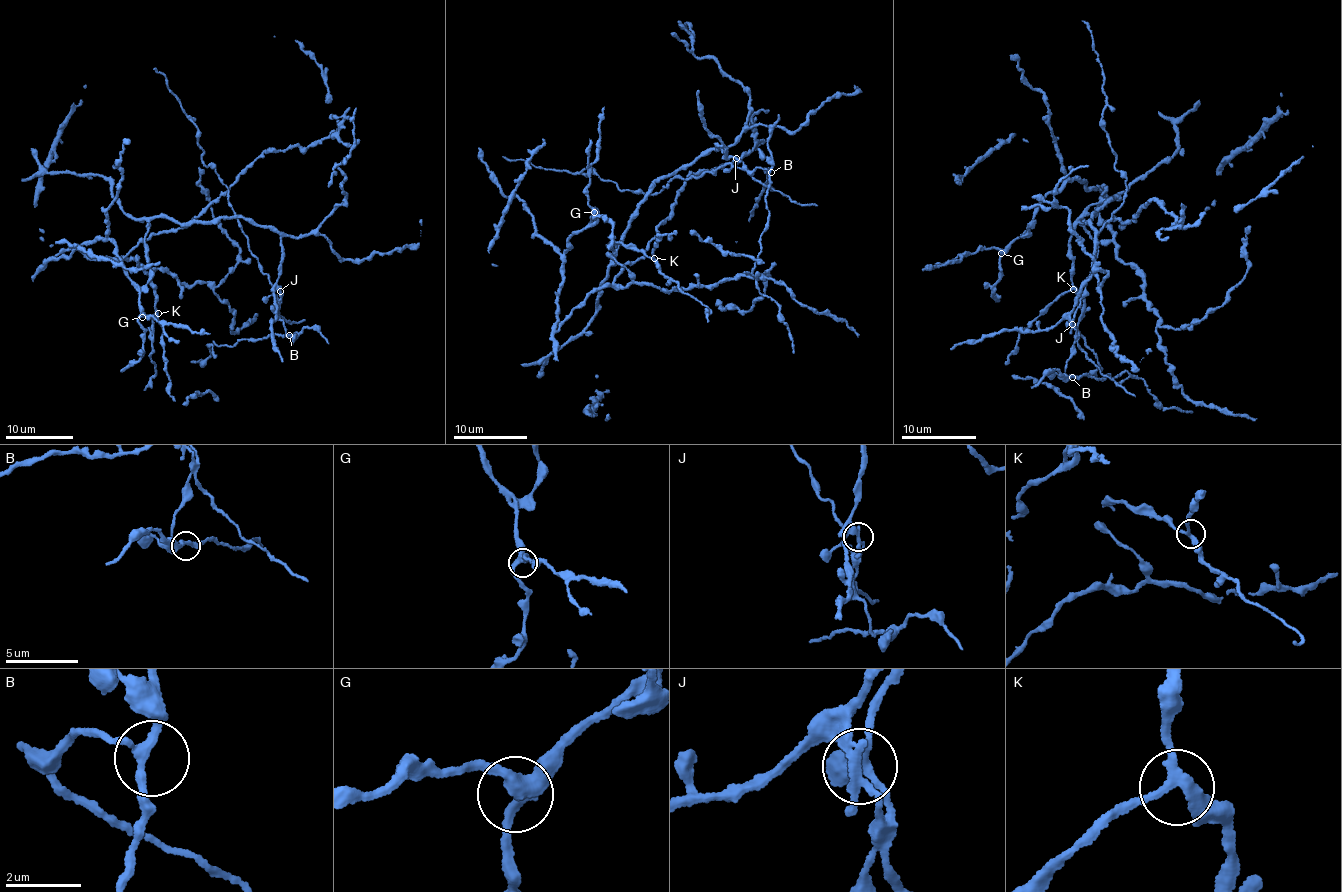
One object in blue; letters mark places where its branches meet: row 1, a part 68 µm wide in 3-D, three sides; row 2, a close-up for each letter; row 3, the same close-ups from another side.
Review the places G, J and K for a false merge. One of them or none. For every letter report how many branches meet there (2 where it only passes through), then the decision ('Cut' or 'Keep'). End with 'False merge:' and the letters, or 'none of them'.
G: Branches: 3. Keep
J: Branches: 3. Cut
K: Branches: 3. Keep
False merge: J

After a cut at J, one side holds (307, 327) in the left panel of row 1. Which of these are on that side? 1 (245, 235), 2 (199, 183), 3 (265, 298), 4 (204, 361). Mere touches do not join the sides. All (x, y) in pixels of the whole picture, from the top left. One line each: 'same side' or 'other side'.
1: same side
2: other side
3: same side
4: same side

